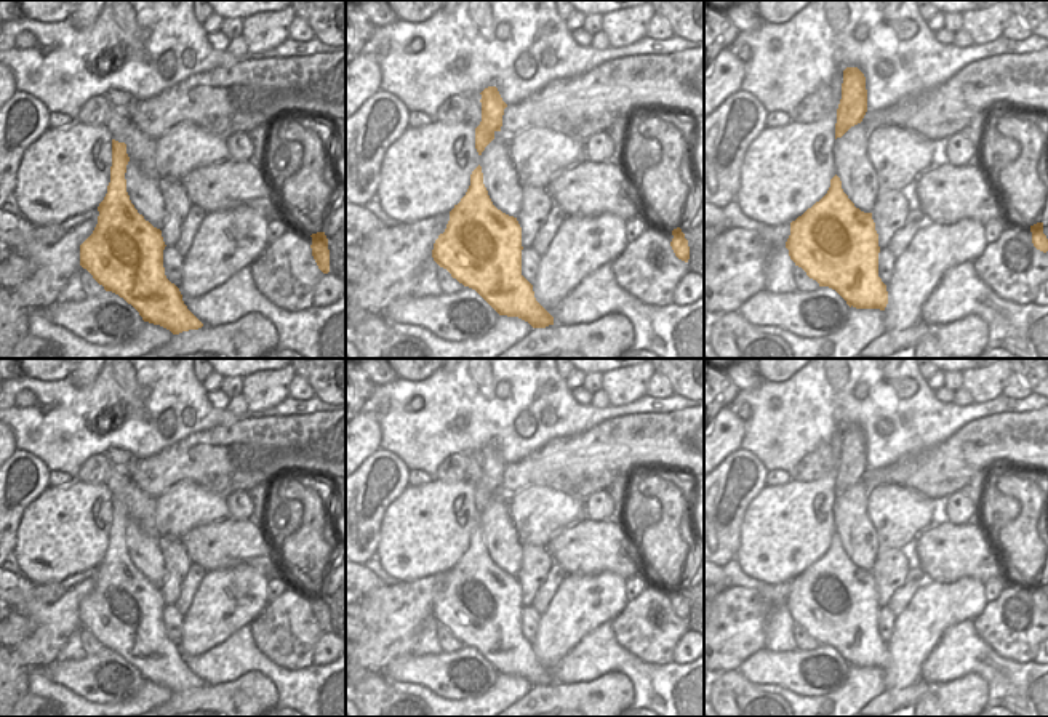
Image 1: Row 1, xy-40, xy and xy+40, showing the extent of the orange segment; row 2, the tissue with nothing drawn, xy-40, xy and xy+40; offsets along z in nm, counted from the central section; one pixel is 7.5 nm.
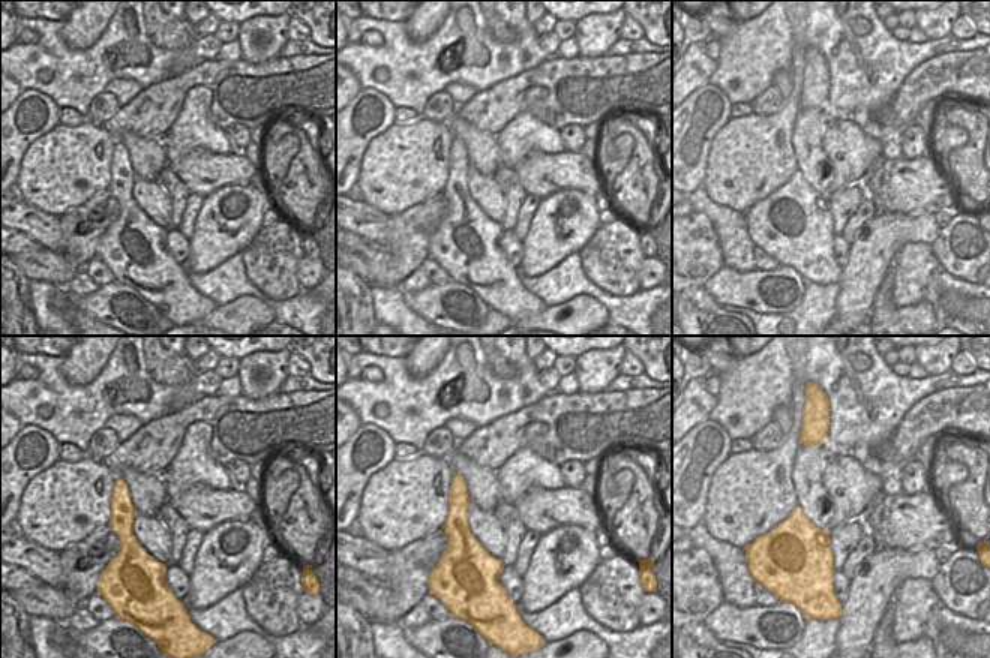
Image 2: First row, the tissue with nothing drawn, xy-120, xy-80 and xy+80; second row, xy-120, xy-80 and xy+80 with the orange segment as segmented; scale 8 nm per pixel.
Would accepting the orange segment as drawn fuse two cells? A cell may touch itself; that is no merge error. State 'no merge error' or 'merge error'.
no merge error

